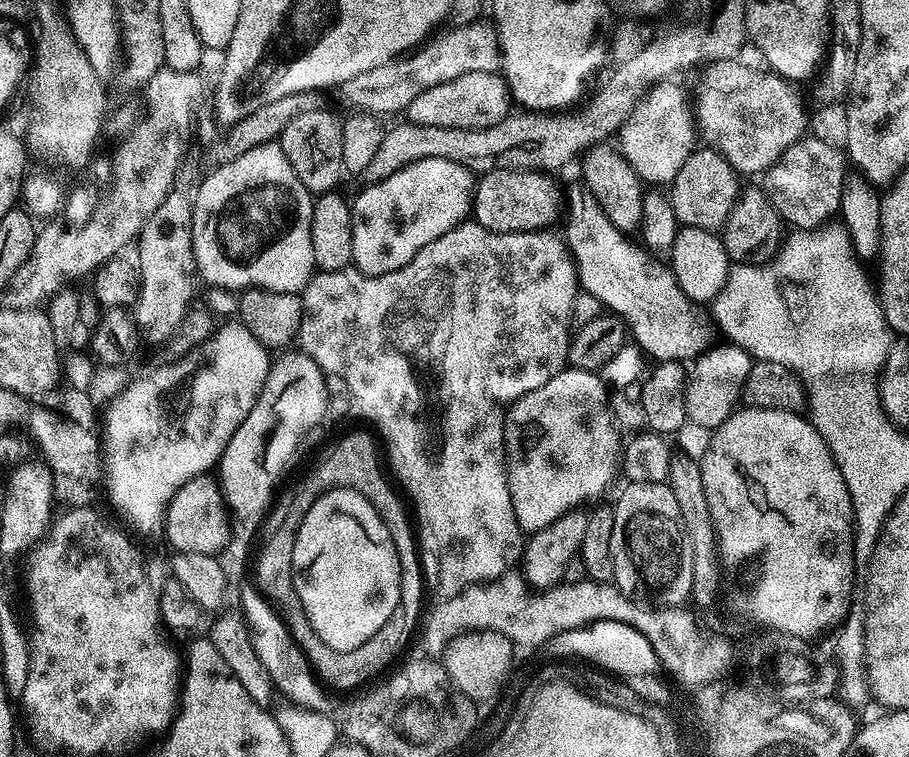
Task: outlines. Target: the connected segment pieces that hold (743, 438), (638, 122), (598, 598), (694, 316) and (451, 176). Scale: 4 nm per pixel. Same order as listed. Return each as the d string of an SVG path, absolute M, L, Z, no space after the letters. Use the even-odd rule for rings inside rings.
M737 407L735 412L726 418L711 433L708 449L699 457L702 470L702 487L706 489L706 502L710 506L710 518L716 531L716 546L721 561L728 564L740 564L743 560L752 560L760 556L760 577L755 577L756 600L760 600L760 612L764 612L764 620L772 620L772 624L780 624L780 628L792 628L792 632L805 632L809 638L816 638L823 632L831 633L843 621L850 611L848 603L852 600L852 579L856 576L857 557L854 555L854 525L852 523L852 503L850 490L846 490L846 482L842 478L842 470L834 462L828 444L818 434L812 421L799 412L786 410L766 410L765 408Z
M675 79L659 80L658 83L648 89L640 101L634 106L634 110L626 122L621 126L618 133L618 151L624 155L624 161L627 162L633 170L636 171L636 177L648 186L660 186L656 184L671 185L673 178L682 170L682 162L690 158L694 150L694 145L698 140L698 133L694 125L694 116L691 112L689 103L686 104L684 92L676 85Z
M516 570L502 573L497 580L485 580L483 584L472 584L458 594L443 597L439 602L441 604L433 606L432 613L424 624L424 644L432 654L443 653L455 636L460 636L461 633L469 630L500 632L507 640L511 640L513 645L520 647L521 644L524 648L536 650L556 635L576 628L586 628L599 620L613 620L632 628L634 622L640 624L642 620L642 606L636 603L633 597L621 592L615 583L586 579L573 584L561 582L550 588L533 590L524 576Z
M577 186L571 190L570 198L568 200L567 197L566 200L566 220L567 216L568 229L562 232L562 236L568 245L568 251L572 253L572 259L576 261L579 287L583 291L585 288L598 303L608 307L605 309L609 313L619 316L624 321L631 339L645 357L656 362L661 360L692 362L713 347L714 321L711 315L701 305L686 298L682 286L678 286L678 278L674 278L671 267L663 259L657 258L639 243L631 244L628 241L631 239L617 230L614 222L606 218L602 206L598 206L594 194L590 194L587 188Z
M426 158L360 191L364 192L358 193L356 201L353 199L350 204L352 264L363 276L381 276L406 266L422 246L430 246L430 242L469 219L474 174L458 162Z

